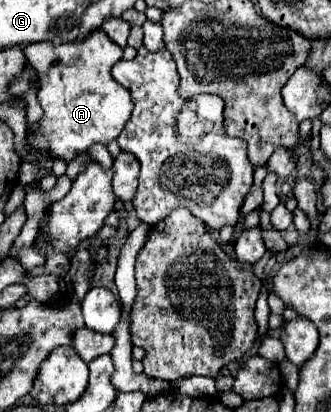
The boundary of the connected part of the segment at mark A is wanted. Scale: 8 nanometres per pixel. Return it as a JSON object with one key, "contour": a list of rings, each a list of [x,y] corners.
{"contour":[[[102,28],[90,32],[80,42],[60,46],[28,44],[24,54],[40,76],[38,102],[44,110],[44,118],[40,120],[42,128],[36,134],[30,134],[36,148],[46,150],[54,158],[72,160],[96,142],[108,144],[118,138],[134,104],[128,92],[110,74],[112,66],[122,58],[122,50],[102,32]]]}

